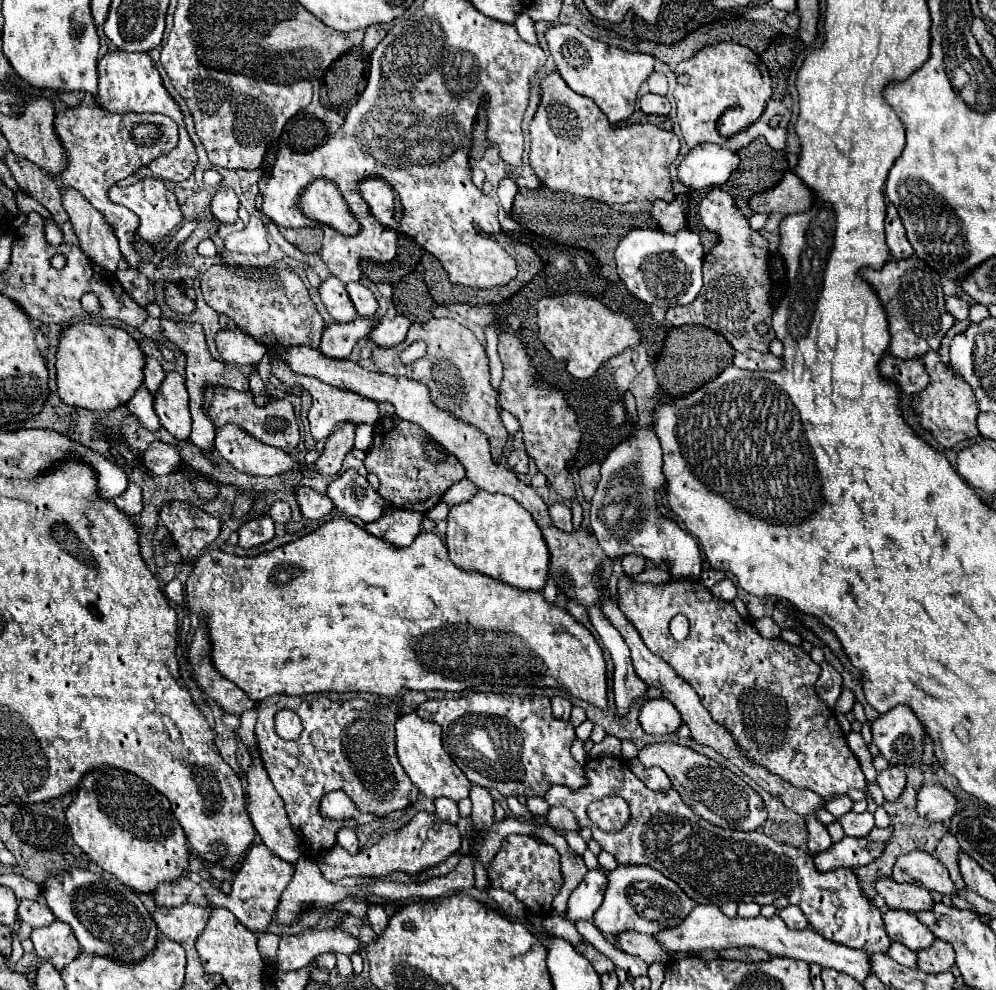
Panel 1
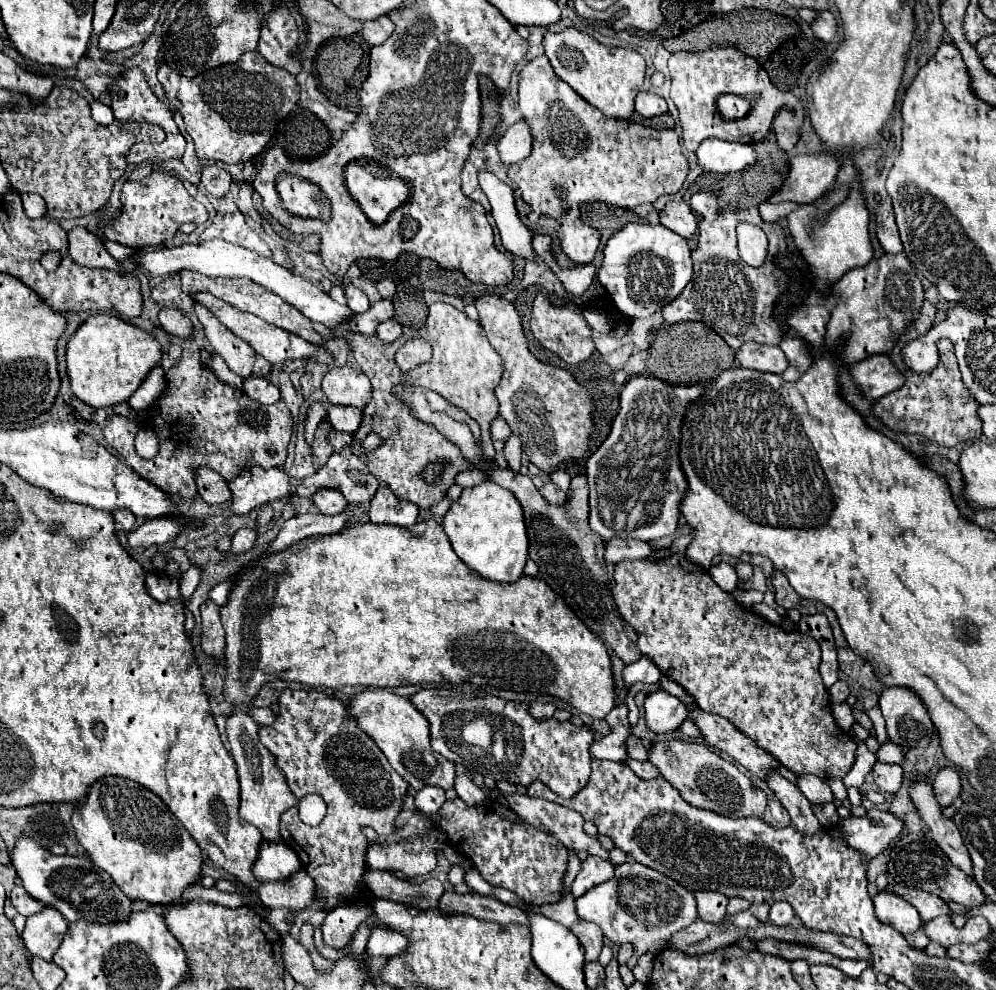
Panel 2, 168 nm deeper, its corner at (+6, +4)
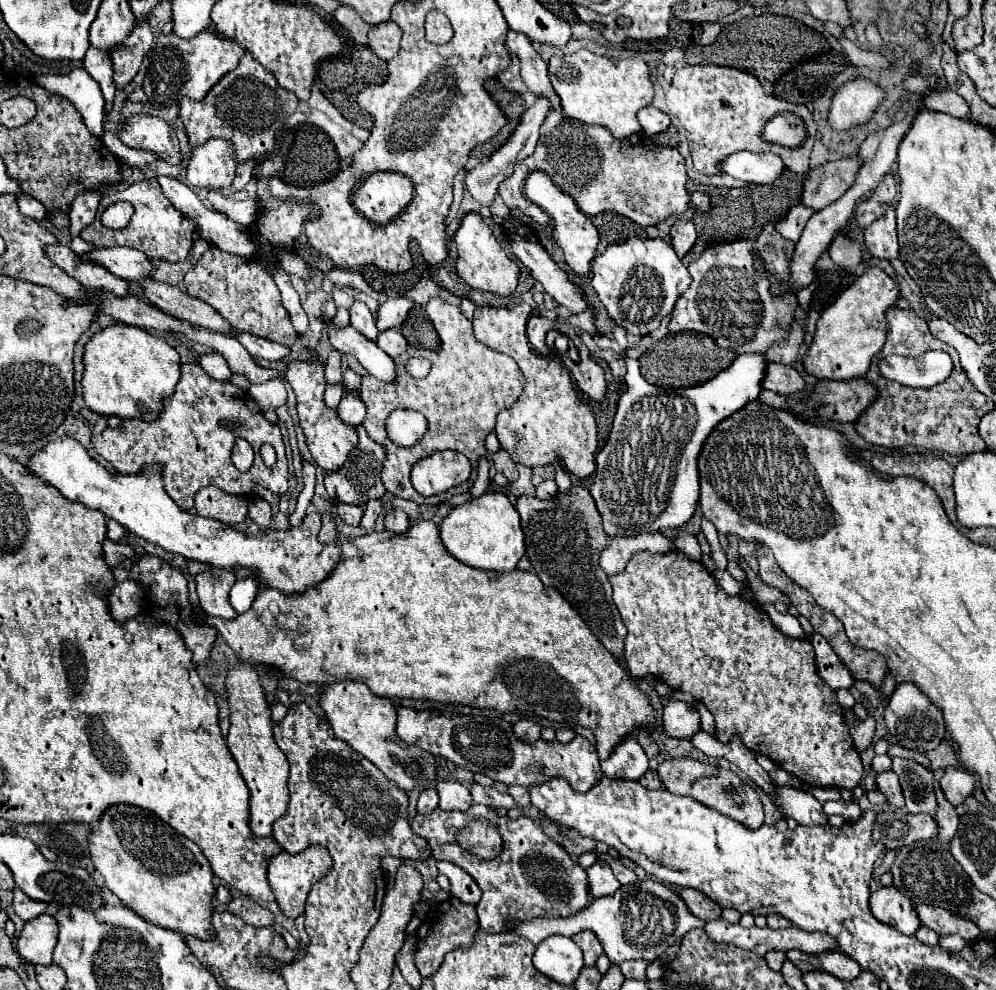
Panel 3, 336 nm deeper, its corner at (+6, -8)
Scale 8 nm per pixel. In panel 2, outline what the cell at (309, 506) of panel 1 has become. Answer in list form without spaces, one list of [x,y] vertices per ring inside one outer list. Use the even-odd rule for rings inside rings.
[[[320,489],[318,493],[312,495],[312,503],[322,515],[338,515],[346,507],[342,493],[338,493],[334,489]]]

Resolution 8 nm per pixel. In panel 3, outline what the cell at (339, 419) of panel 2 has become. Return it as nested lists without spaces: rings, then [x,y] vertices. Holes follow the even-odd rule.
[[[346,391],[336,411],[342,421],[348,421],[348,425],[360,425],[366,417],[366,405],[356,391]]]

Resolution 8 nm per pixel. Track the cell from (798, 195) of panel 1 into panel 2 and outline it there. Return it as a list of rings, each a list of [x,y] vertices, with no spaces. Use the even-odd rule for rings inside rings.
[[[798,155],[790,159],[790,173],[784,185],[768,199],[770,203],[812,203],[836,181],[838,161],[832,155]]]

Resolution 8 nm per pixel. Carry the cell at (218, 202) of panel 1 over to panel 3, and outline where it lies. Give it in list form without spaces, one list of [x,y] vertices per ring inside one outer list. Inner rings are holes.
[[[208,139],[192,151],[190,163],[186,167],[188,185],[198,187],[228,187],[234,181],[236,171],[234,145],[226,139]]]

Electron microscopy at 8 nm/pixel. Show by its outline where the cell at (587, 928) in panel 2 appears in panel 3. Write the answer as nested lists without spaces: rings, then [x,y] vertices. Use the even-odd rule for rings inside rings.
[[[586,929],[586,931],[576,933],[572,939],[584,951],[584,965],[594,965],[596,959],[602,955],[602,945],[598,937],[594,937],[594,933]]]

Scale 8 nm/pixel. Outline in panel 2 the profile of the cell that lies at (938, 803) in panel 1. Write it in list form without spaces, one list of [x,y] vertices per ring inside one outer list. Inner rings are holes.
[[[950,767],[940,769],[938,775],[932,781],[932,789],[934,789],[934,793],[936,793],[938,803],[940,803],[942,809],[948,807],[948,805],[952,805],[954,799],[960,795],[960,789],[962,789],[960,787],[960,775],[958,775],[958,771],[950,769]]]

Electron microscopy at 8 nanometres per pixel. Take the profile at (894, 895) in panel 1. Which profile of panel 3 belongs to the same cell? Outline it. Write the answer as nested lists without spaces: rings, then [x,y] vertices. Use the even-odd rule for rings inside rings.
[[[918,905],[916,907],[918,917],[922,921],[922,925],[934,929],[938,935],[950,935],[950,933],[958,933],[960,937],[964,937],[968,943],[974,943],[980,937],[980,929],[964,919],[958,917],[942,907],[934,907],[934,905]]]

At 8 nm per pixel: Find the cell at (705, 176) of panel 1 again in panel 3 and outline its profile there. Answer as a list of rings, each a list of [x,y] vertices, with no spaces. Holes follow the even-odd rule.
[[[738,151],[730,155],[720,169],[722,173],[748,183],[774,183],[784,171],[784,161],[776,153]]]

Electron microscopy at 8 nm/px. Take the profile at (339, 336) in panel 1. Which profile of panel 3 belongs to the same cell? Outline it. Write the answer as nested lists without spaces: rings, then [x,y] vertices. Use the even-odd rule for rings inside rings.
[[[396,297],[396,299],[388,299],[386,303],[380,305],[378,309],[378,315],[376,315],[376,325],[380,331],[386,331],[390,327],[400,327],[408,315],[408,311],[414,307],[414,301],[410,299],[402,299],[402,297]]]

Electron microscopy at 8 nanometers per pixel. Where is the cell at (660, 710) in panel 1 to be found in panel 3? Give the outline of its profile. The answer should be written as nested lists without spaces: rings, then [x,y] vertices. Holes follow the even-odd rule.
[[[668,701],[664,705],[664,731],[676,739],[690,739],[700,731],[700,713],[684,701]]]

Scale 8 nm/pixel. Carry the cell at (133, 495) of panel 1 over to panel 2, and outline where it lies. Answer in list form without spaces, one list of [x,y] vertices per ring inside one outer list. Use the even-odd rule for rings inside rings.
[[[116,509],[116,511],[112,511],[112,515],[114,515],[118,527],[122,527],[122,529],[126,529],[126,531],[132,531],[132,529],[134,529],[136,517],[134,517],[134,513],[130,513],[128,509]]]

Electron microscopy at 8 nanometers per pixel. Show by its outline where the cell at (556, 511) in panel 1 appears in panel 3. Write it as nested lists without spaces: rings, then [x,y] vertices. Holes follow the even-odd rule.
[[[550,479],[542,481],[540,485],[536,485],[536,497],[540,497],[540,499],[552,497],[556,491],[558,491],[558,487],[556,487],[556,483],[554,483],[554,481],[550,481]]]

